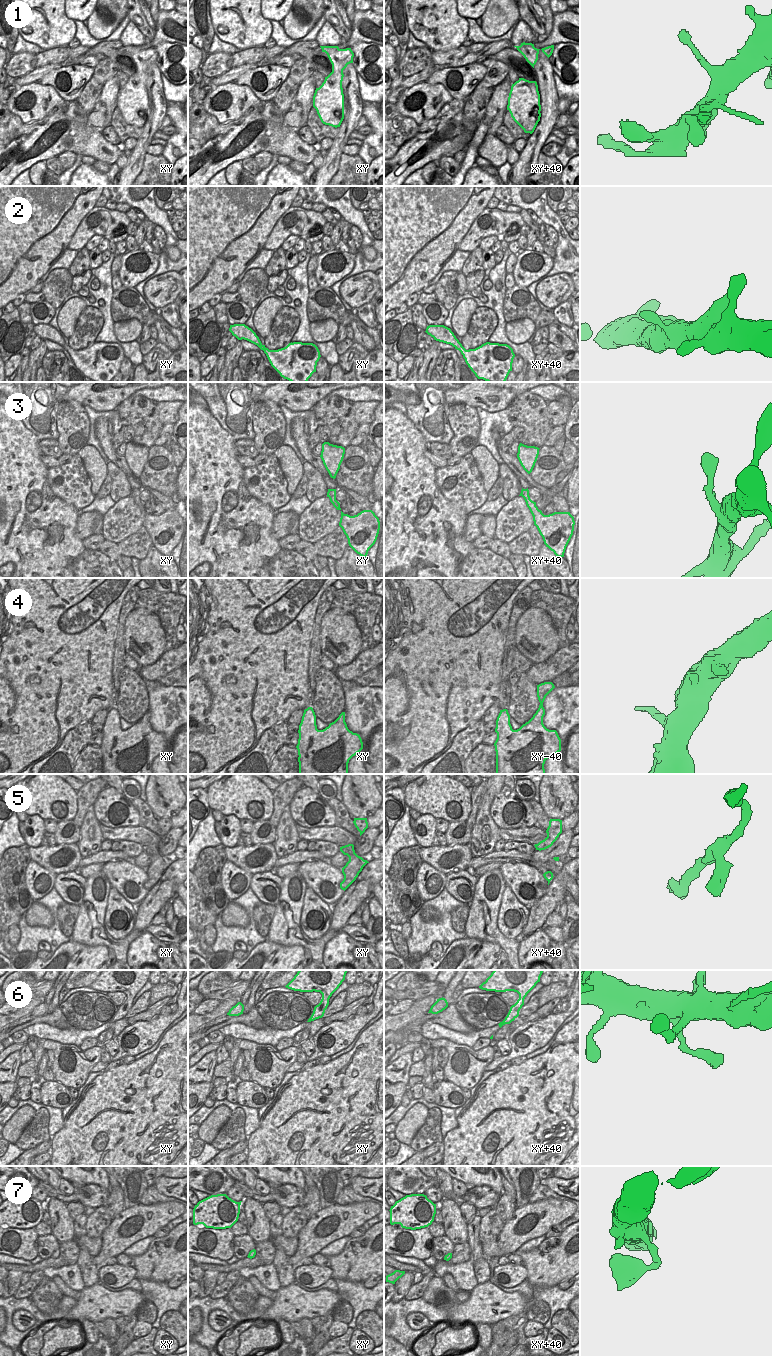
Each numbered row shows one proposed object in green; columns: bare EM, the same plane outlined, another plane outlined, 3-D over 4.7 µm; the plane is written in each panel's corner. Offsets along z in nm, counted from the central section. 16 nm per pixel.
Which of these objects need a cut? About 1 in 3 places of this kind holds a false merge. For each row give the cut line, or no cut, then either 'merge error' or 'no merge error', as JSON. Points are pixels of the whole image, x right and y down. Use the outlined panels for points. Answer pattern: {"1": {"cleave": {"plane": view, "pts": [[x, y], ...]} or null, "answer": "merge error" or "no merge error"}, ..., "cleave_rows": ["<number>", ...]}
{"1": {"cleave": null, "answer": "no merge error"}, "2": {"cleave": null, "answer": "no merge error"}, "3": {"cleave": null, "answer": "no merge error"}, "4": {"cleave": null, "answer": "no merge error"}, "5": {"cleave": null, "answer": "no merge error"}, "6": {"cleave": {"plane": "xy+40", "pts": [[435, 1002], [437, 1013]]}, "answer": "merge error"}, "7": {"cleave": null, "answer": "no merge error"}, "cleave_rows": ["6"]}

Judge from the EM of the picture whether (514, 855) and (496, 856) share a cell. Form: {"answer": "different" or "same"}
{"answer": "same"}

